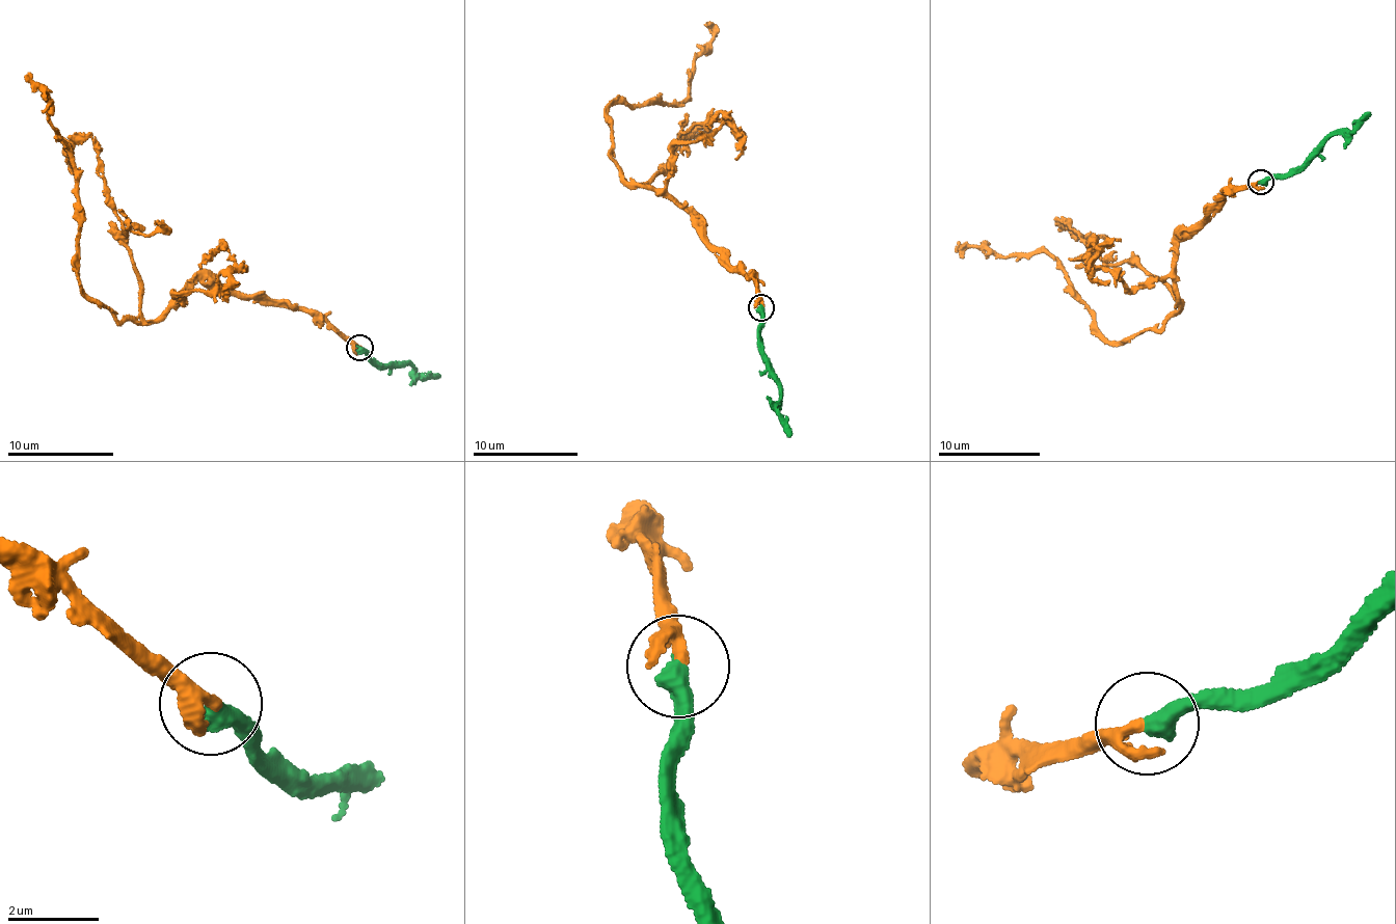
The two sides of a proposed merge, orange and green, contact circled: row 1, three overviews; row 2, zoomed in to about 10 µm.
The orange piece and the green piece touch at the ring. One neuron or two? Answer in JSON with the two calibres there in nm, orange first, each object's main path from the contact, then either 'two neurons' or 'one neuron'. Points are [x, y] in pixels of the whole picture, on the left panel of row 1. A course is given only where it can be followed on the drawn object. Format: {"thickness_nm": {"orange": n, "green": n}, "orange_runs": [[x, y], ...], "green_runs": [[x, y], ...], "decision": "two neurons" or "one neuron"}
{"thickness_nm": {"orange": 240, "green": 500}, "orange_runs": [[359, 347], [219, 282], [141, 324], [83, 293], [71, 151], [25, 74]], "green_runs": [[359, 347], [383, 369], [410, 364], [426, 379], [439, 376]], "decision": "one neuron"}

